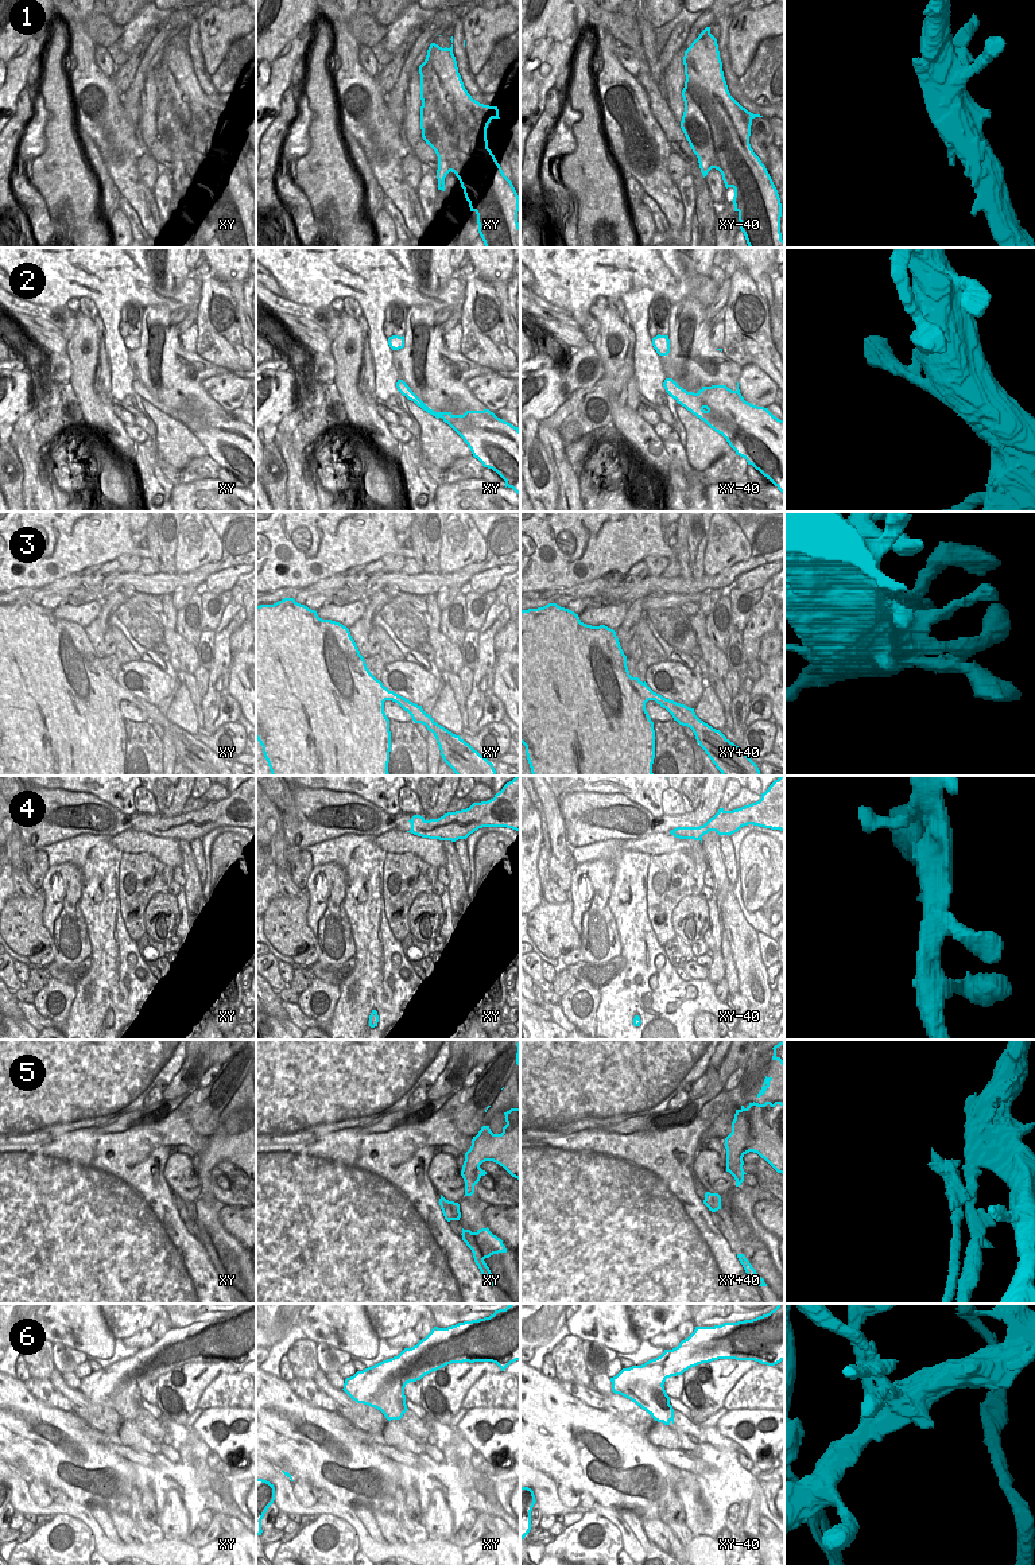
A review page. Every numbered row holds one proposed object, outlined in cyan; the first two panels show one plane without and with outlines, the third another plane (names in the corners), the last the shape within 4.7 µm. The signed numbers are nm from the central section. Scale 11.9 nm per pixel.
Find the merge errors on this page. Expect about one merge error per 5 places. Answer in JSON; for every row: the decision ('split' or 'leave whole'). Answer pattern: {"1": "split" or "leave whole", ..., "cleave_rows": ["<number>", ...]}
{"1": "leave whole", "2": "leave whole", "3": "leave whole", "4": "leave whole", "5": "split", "6": "split", "cleave_rows": ["5", "6"]}

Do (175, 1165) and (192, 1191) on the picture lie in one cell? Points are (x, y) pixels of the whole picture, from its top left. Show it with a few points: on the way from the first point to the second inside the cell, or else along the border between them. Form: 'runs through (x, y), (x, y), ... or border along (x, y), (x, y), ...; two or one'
runs through (179, 1172), (186, 1184); one

